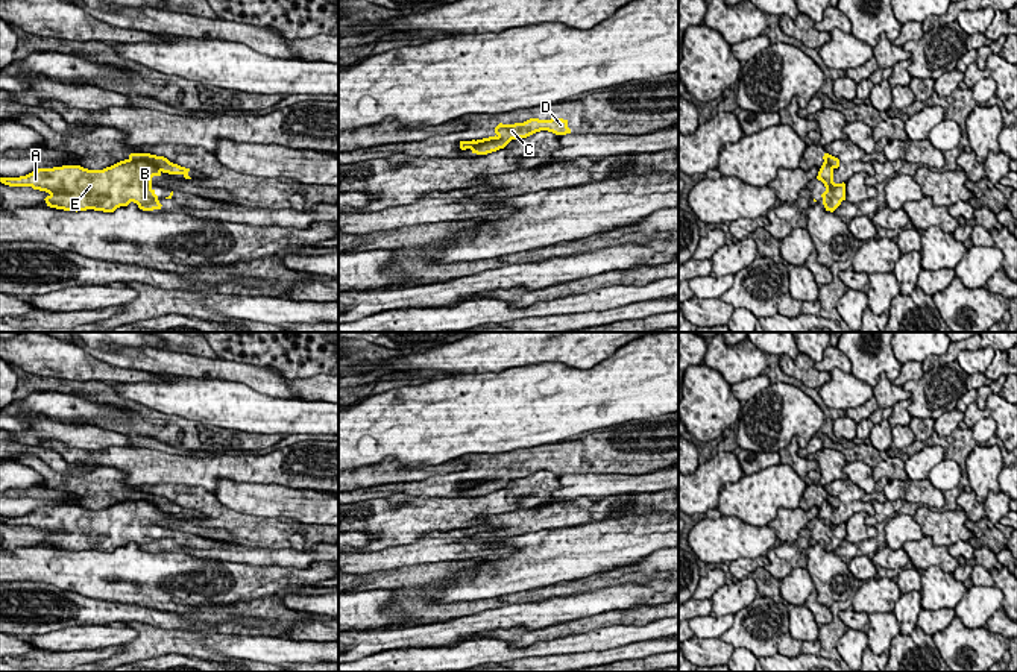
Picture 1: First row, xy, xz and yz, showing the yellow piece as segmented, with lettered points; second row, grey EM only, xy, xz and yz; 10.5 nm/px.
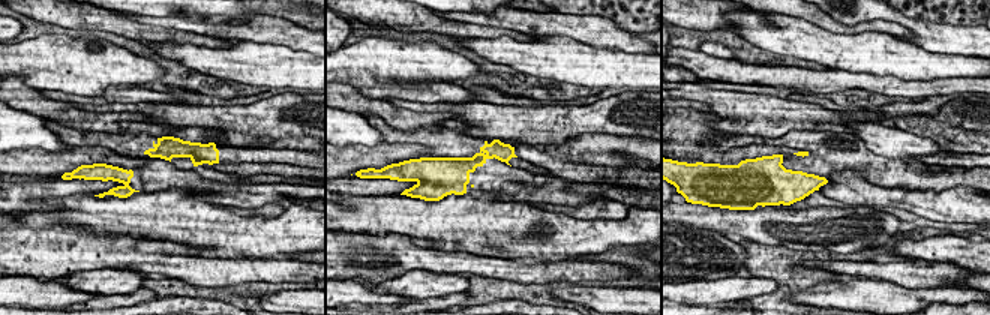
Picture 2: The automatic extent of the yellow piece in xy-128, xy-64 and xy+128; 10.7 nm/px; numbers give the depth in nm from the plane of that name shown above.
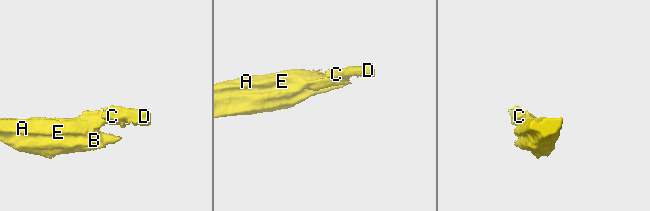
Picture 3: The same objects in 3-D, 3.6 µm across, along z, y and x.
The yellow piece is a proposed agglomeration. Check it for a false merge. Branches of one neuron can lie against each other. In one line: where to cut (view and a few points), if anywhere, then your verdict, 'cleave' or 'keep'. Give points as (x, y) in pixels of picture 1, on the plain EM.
cut in xy along (129, 498), (149, 501), (161, 510); cleave

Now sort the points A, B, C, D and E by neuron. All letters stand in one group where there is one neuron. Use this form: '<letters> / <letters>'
A B E / C D

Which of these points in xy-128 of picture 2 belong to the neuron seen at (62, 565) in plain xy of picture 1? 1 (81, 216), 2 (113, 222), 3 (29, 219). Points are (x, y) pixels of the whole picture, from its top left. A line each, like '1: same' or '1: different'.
1: same
2: same
3: same

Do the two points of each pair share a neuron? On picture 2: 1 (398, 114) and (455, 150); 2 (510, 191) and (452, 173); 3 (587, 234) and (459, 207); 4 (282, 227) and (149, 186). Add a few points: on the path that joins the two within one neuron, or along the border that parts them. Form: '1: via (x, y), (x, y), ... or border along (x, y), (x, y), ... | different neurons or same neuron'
1: border along (383, 119), (395, 128), (416, 131) | different neurons
2: via (495, 176), (488, 168), (467, 168) | same neuron
3: via (555, 225), (543, 215), (491, 215) | same neuron
4: border along (162, 189), (153, 194), (132, 195) | different neurons

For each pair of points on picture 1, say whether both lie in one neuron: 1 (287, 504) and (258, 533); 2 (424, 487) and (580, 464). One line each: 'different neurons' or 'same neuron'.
1: different neurons
2: same neuron

